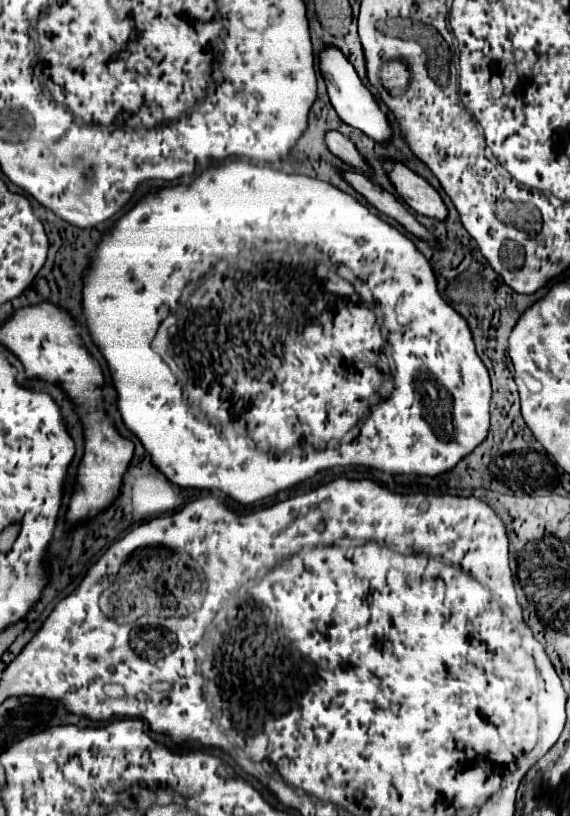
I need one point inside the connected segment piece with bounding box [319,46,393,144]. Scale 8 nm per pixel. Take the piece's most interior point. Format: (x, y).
(356, 106)

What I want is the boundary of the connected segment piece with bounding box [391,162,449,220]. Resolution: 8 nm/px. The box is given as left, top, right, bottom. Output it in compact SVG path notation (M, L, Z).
M401 162L393 164L391 180L399 192L399 196L421 216L437 218L437 220L447 220L449 212L447 206L443 204L443 198L439 192L421 176L413 174L407 166Z

